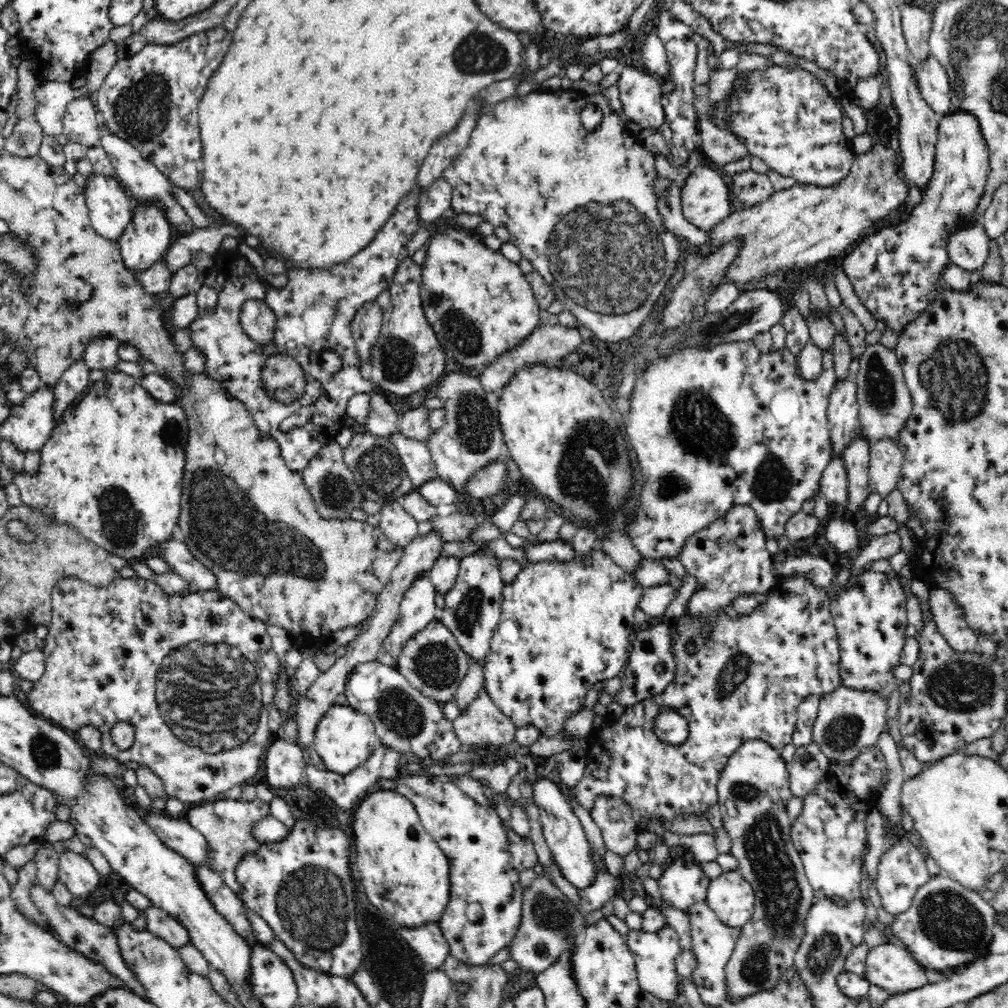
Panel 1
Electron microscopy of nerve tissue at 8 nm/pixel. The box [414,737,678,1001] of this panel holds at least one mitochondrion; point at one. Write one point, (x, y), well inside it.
(548, 912)

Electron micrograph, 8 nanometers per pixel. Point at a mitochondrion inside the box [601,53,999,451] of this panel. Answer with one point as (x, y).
(953, 377)

